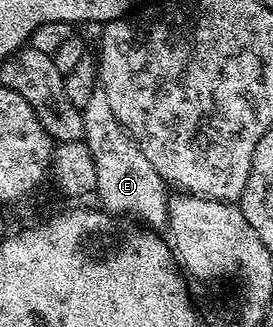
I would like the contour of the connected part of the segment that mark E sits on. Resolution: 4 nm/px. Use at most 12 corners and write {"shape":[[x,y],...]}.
{"shape":[[101,90],[82,110],[108,213],[159,230],[168,185],[121,127]]}

